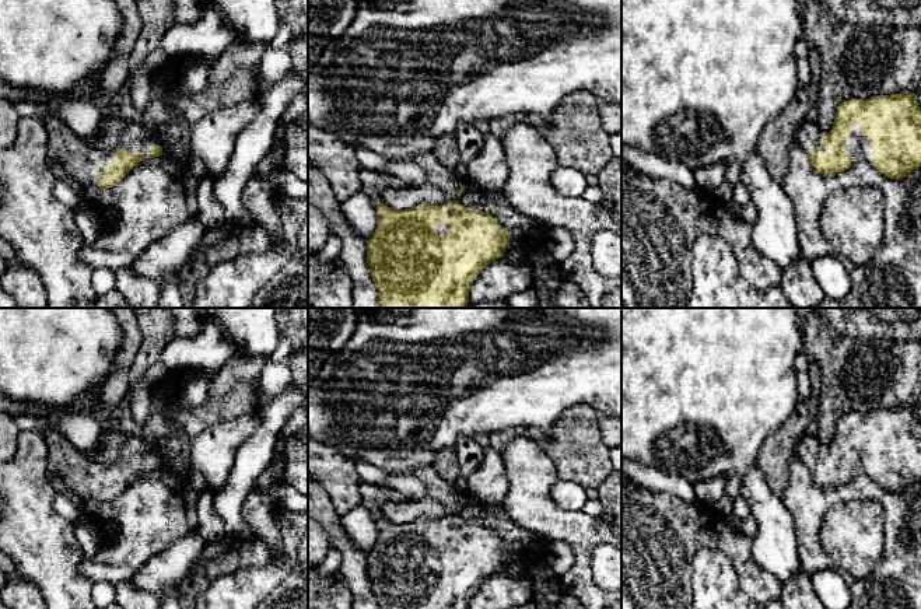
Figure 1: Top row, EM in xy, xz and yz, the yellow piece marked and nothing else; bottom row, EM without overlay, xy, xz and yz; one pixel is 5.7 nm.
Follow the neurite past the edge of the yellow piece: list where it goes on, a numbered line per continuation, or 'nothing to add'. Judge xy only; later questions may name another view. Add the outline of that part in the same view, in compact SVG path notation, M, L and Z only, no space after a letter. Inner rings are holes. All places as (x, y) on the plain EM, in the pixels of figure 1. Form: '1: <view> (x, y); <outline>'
1: xy (73, 473); M52 427L41 430L48 445L46 473L57 494L74 503L83 515L92 515L101 505L99 486L116 472L118 462L127 466L137 463L143 470L151 459L161 459L157 448L129 434L118 459L104 465L88 454L78 451L67 438Z

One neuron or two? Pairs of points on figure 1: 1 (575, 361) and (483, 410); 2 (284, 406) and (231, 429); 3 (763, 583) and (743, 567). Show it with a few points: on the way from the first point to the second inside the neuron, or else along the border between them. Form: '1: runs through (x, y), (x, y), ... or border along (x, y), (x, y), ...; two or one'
1: runs through (553, 366), (505, 388); one
2: border along (258, 413), (261, 424), (241, 445); two
3: runs through (759, 583), (748, 571); one

